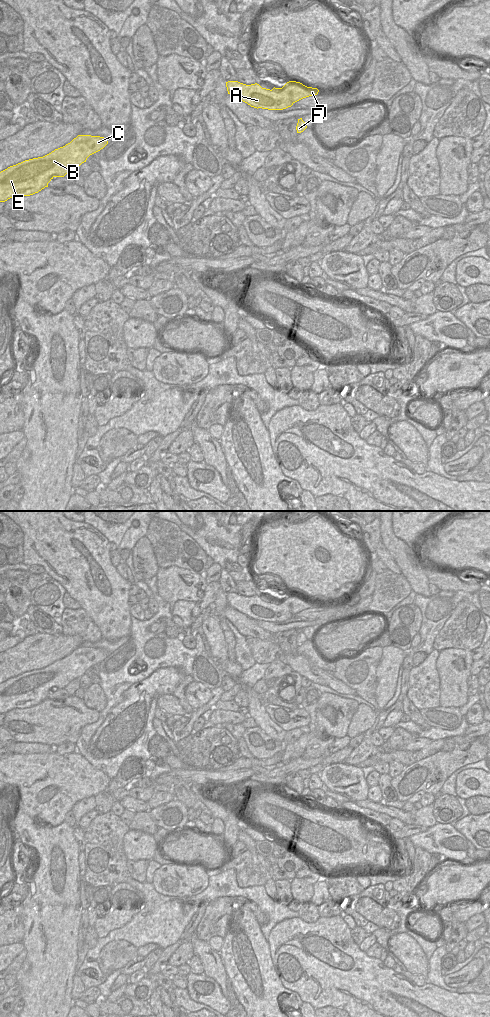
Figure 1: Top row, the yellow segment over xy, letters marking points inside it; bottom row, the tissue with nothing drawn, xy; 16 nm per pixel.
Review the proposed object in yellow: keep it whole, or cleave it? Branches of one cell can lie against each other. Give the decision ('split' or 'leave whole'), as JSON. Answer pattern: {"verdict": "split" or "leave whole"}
{"verdict": "leave whole"}

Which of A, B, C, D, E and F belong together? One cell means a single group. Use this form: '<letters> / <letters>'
A B C D E F

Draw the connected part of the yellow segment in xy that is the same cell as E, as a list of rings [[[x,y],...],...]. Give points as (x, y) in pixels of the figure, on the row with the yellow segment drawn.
[[[78,135],[70,143],[38,158],[25,160],[0,172],[0,202],[38,193],[54,177],[64,177],[72,168],[108,144],[104,137]]]

